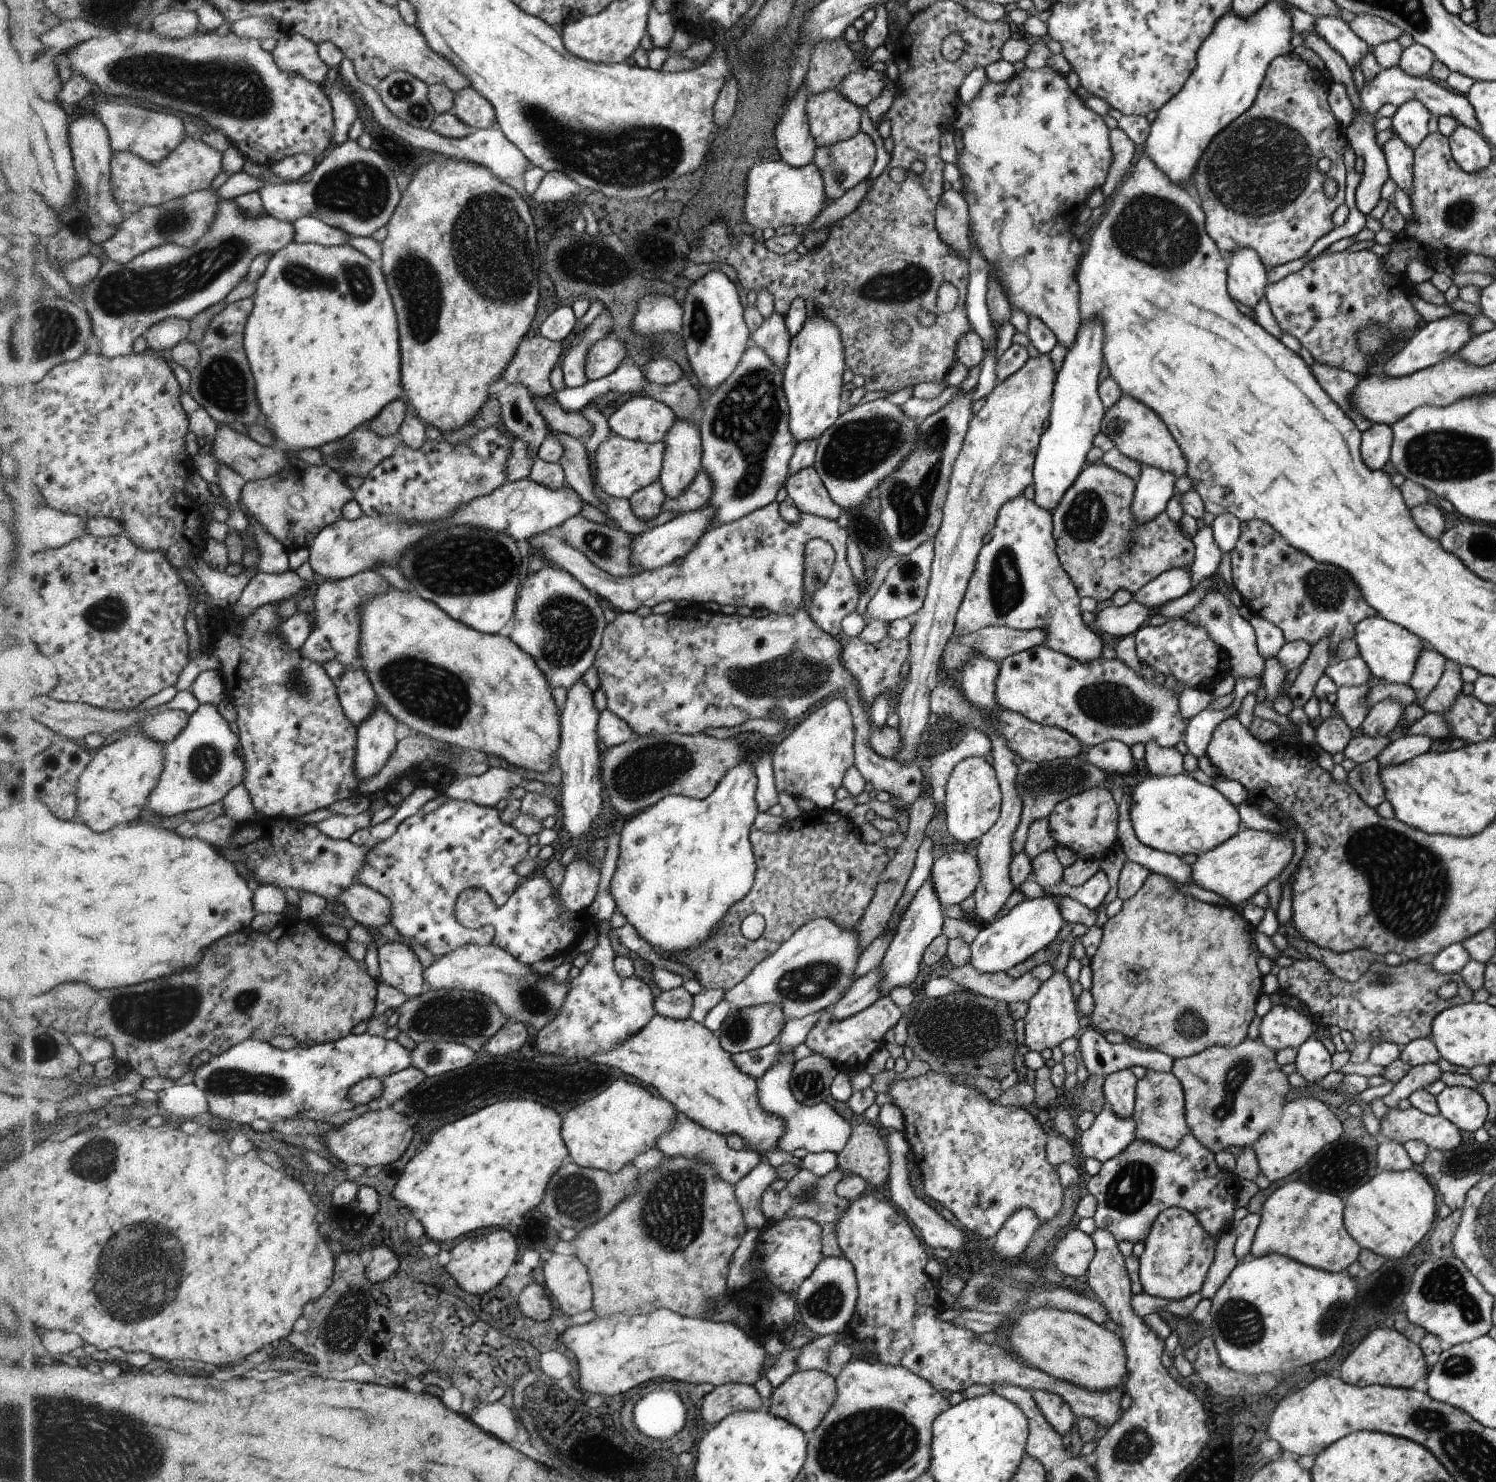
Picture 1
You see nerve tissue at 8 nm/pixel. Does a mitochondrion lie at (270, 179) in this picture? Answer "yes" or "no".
no

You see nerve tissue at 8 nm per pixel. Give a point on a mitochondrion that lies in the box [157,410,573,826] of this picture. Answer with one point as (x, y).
(462, 564)

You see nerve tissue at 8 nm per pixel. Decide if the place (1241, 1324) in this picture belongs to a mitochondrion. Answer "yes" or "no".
yes

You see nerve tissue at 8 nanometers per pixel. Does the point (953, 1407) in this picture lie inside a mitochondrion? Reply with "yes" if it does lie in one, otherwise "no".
no

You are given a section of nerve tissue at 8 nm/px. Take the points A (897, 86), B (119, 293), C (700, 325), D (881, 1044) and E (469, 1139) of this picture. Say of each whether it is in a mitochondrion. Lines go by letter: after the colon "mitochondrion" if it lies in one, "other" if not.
A: other
B: mitochondrion
C: mitochondrion
D: other
E: other

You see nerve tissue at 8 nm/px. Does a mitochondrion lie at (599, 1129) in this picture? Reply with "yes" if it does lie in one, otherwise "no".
no

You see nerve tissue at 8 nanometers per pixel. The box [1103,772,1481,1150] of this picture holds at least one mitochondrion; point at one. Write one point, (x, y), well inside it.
(1413, 888)

